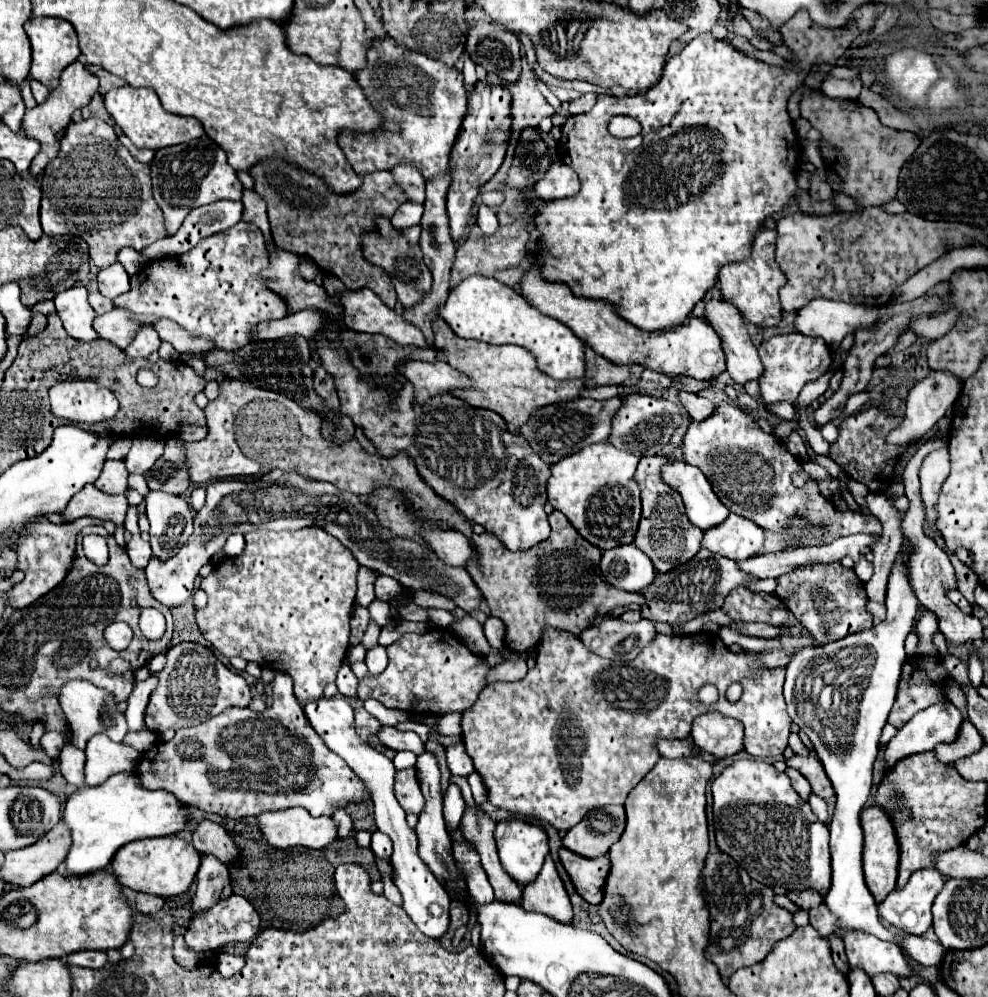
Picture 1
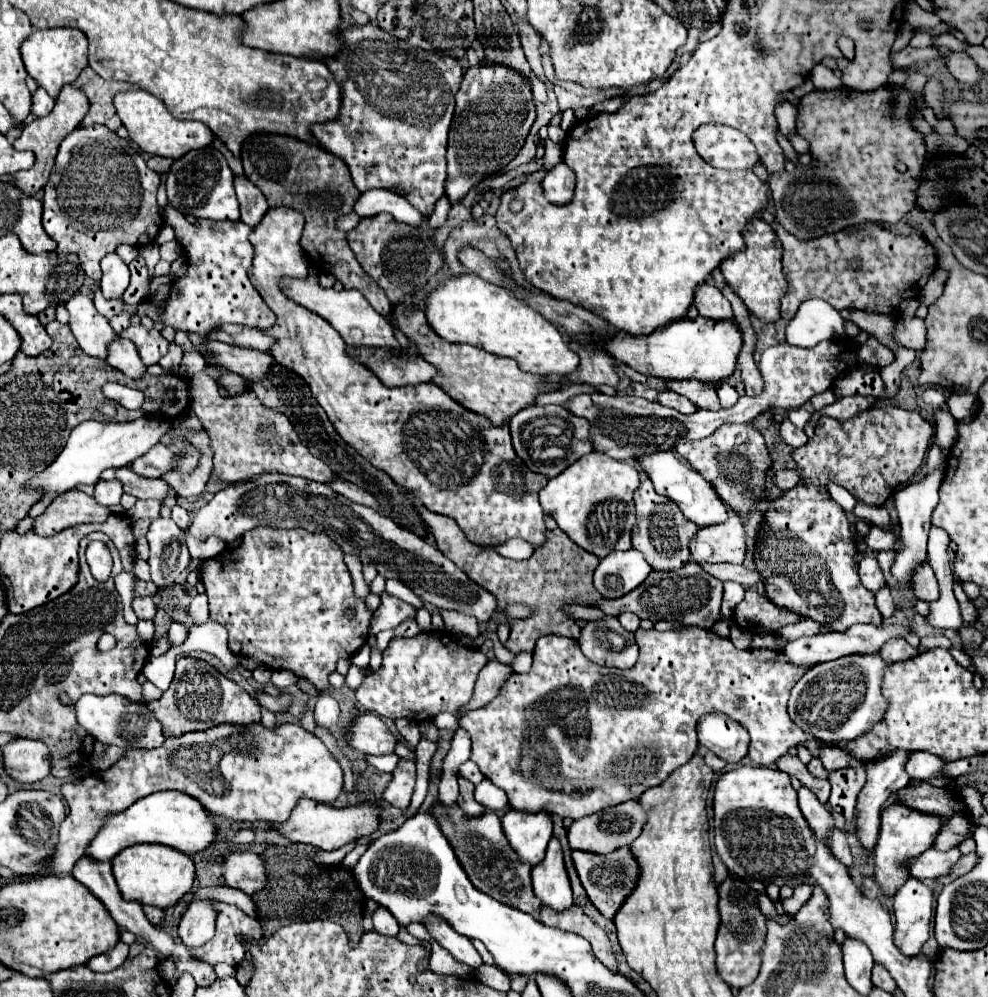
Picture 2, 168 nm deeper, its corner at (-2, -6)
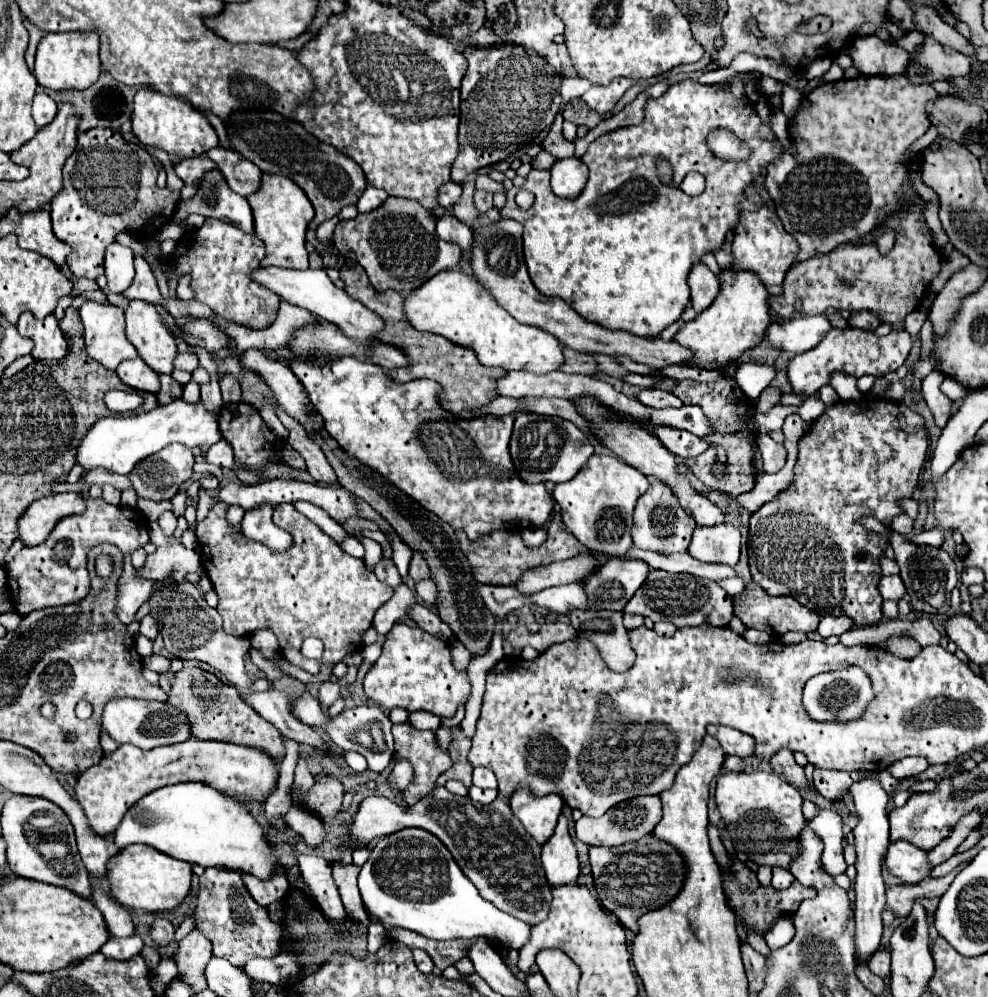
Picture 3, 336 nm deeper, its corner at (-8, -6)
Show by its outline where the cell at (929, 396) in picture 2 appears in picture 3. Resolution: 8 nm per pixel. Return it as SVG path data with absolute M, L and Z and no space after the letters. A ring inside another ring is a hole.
M945 378L945 380L941 382L941 392L943 392L951 402L955 402L955 400L963 398L967 390L965 390L963 386L959 386L959 382L955 382L955 380L951 380L951 378Z

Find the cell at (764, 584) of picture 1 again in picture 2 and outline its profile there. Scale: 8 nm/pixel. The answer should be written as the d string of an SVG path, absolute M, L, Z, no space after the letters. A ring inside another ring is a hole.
M725 582L725 594L723 594L723 606L721 606L721 614L731 618L733 616L733 608L741 602L741 586L737 582Z

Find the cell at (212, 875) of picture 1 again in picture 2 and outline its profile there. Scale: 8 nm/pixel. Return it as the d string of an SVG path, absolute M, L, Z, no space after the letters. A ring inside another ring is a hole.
M195 900L179 922L179 938L185 946L199 948L213 938L215 914L211 900Z

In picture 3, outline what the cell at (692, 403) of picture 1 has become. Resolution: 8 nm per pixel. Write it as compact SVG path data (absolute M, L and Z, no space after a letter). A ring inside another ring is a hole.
M657 388L641 390L637 394L637 400L643 402L645 406L651 406L651 408L679 408L679 406L683 406L683 402L675 394L663 392L663 390L657 390Z

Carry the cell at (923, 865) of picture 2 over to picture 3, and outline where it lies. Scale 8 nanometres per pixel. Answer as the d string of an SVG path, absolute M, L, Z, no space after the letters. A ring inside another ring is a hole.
M909 842L889 844L885 864L889 872L901 878L905 884L917 884L933 870L927 852Z

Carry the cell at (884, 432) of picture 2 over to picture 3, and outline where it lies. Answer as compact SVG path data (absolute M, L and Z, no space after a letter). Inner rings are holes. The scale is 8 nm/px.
M865 396L861 400L841 400L829 406L799 440L795 482L751 516L749 566L753 582L771 596L795 598L819 616L849 616L855 626L879 624L883 620L883 598L877 590L881 578L877 558L883 556L887 538L865 530L855 520L859 520L859 516L879 516L879 520L889 526L891 518L901 514L895 502L903 496L911 496L919 482L921 466L927 460L927 448L929 436L923 416L903 402Z

